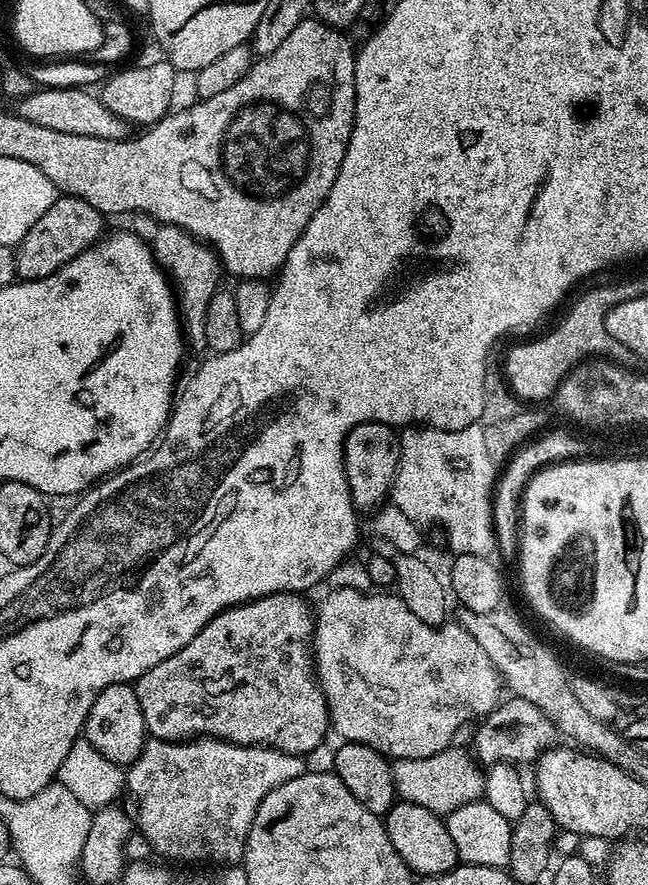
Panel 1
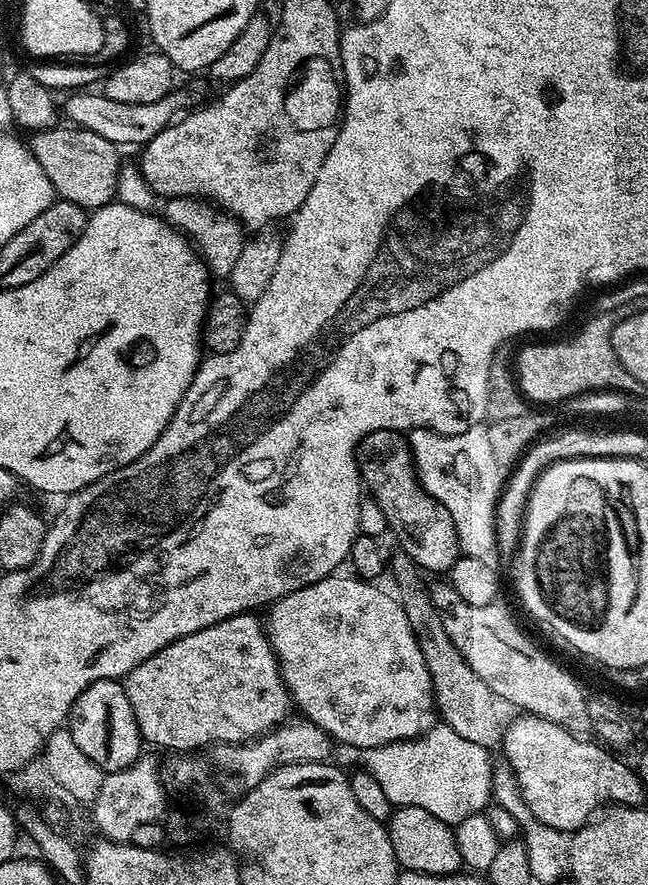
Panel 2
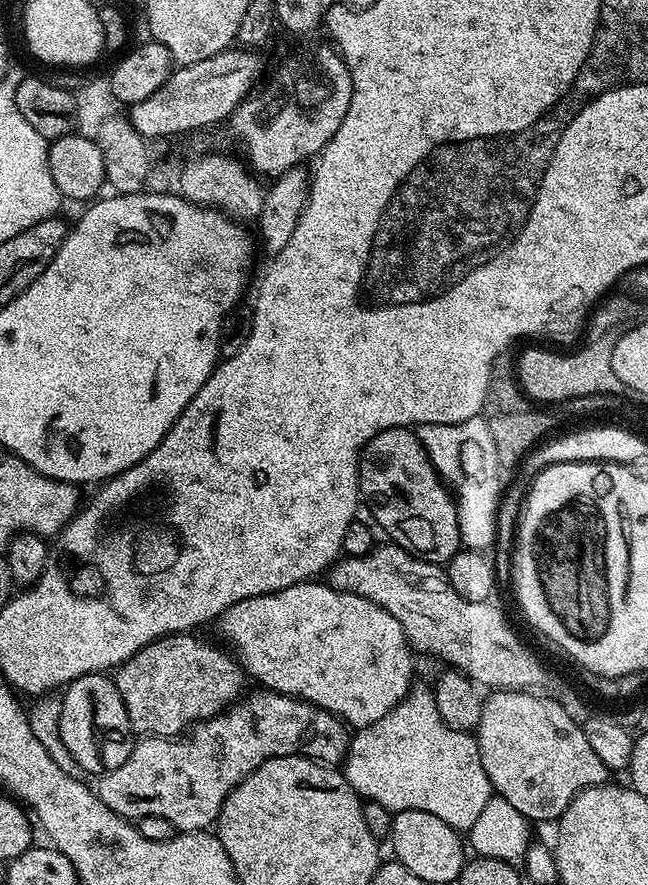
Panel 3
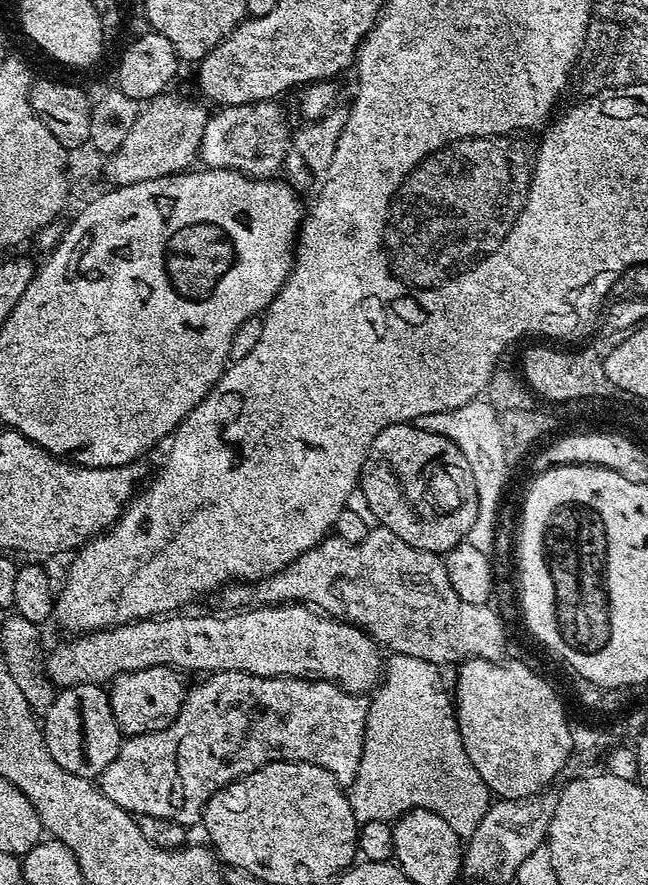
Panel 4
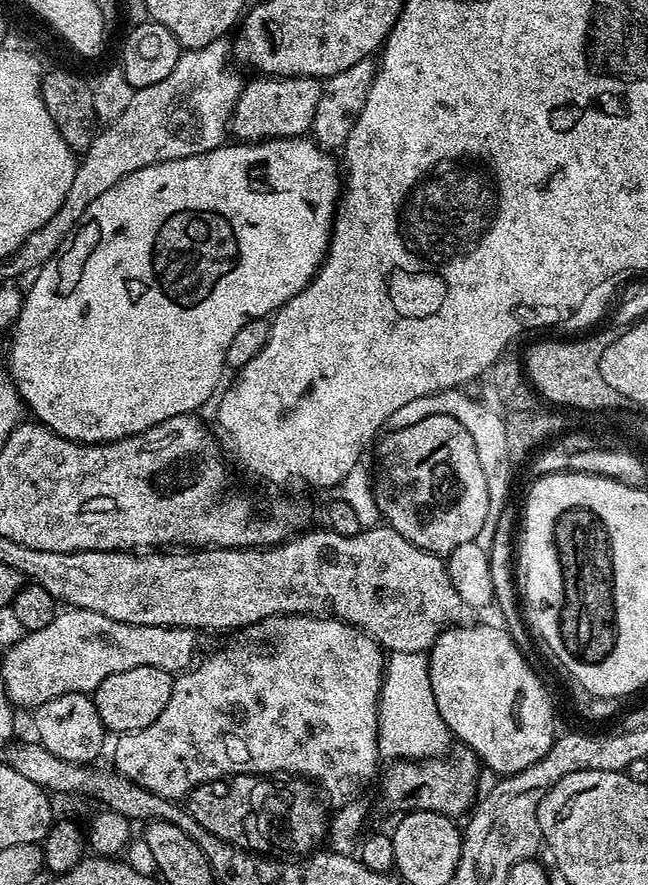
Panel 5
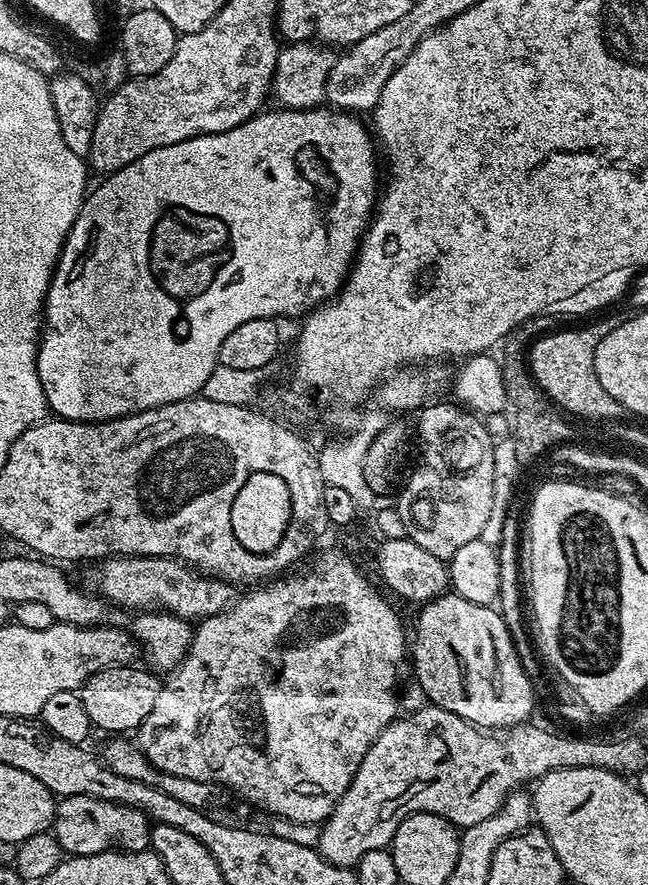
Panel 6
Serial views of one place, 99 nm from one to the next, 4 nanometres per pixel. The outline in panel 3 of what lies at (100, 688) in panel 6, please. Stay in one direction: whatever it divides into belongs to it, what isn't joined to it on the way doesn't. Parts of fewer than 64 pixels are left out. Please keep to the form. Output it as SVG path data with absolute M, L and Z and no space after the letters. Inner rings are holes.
M196 634L163 636L115 669L118 694L122 694L133 733L144 738L176 738L187 733L193 724L217 716L229 704L241 699L246 673L231 651L220 648L208 640L199 640Z

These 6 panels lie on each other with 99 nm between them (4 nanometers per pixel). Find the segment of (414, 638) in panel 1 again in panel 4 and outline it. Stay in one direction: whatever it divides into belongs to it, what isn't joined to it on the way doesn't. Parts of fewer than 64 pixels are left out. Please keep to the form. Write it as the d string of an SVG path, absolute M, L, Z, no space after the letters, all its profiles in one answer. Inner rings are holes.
M302 603L262 604L243 610L232 610L229 616L184 616L169 614L151 620L138 620L131 624L118 624L98 632L73 635L64 640L46 656L46 671L49 680L57 689L75 684L107 685L123 672L142 670L150 666L166 666L181 673L200 672L245 672L255 676L299 676L330 680L339 688L357 694L368 694L381 683L382 649L372 637L360 628L344 620L336 620L323 612Z

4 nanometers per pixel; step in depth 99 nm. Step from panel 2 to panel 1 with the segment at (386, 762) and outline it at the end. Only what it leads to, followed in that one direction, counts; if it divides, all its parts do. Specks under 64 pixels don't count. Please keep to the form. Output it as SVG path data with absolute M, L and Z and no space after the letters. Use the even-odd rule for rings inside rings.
M457 746L444 748L424 759L404 759L393 763L392 777L397 795L405 802L425 806L432 813L447 816L460 806L472 804L484 793L485 773L476 758Z

